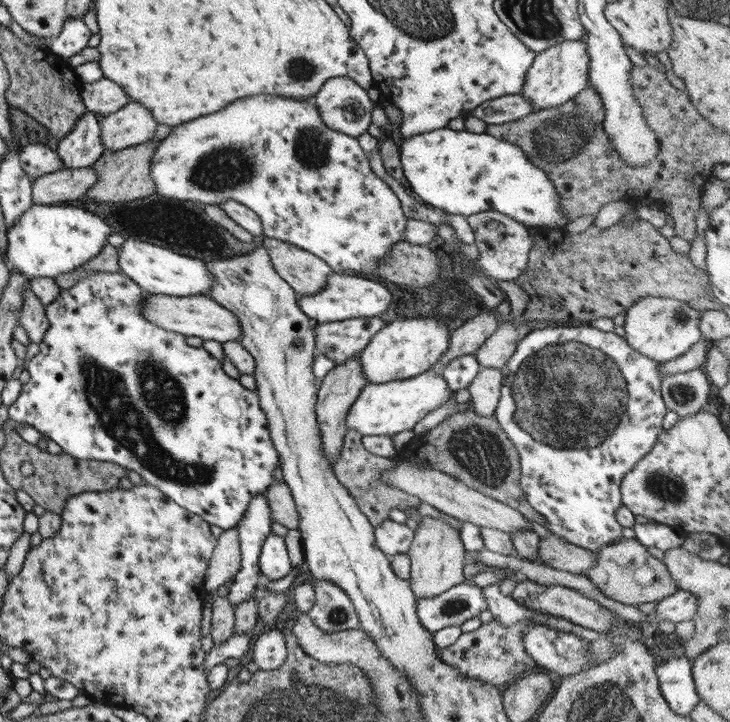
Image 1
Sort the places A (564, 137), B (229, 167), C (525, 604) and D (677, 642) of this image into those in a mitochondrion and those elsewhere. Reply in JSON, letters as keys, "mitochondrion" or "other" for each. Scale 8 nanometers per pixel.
{"A":"mitochondrion","B":"mitochondrion","C":"other","D":"other"}

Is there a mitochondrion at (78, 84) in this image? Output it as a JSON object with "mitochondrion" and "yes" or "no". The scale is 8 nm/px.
{"mitochondrion":"no"}

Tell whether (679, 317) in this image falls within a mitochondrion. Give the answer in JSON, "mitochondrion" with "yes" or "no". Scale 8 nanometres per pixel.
{"mitochondrion":"yes"}

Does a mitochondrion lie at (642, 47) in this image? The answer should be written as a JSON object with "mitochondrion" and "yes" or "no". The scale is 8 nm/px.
{"mitochondrion":"no"}

